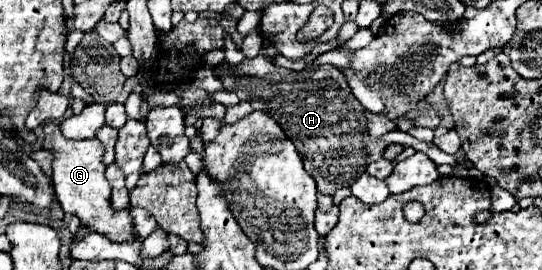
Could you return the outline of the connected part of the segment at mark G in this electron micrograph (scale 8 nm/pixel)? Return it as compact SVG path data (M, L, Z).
M47 125L45 127L45 141L43 147L53 151L53 181L55 181L55 195L61 203L65 213L73 213L79 217L81 225L89 227L89 231L101 233L107 239L115 243L133 241L135 229L133 229L133 217L129 209L115 211L111 207L111 185L105 179L105 163L103 153L105 147L99 139L83 139L83 141L71 141L65 139L59 127Z

